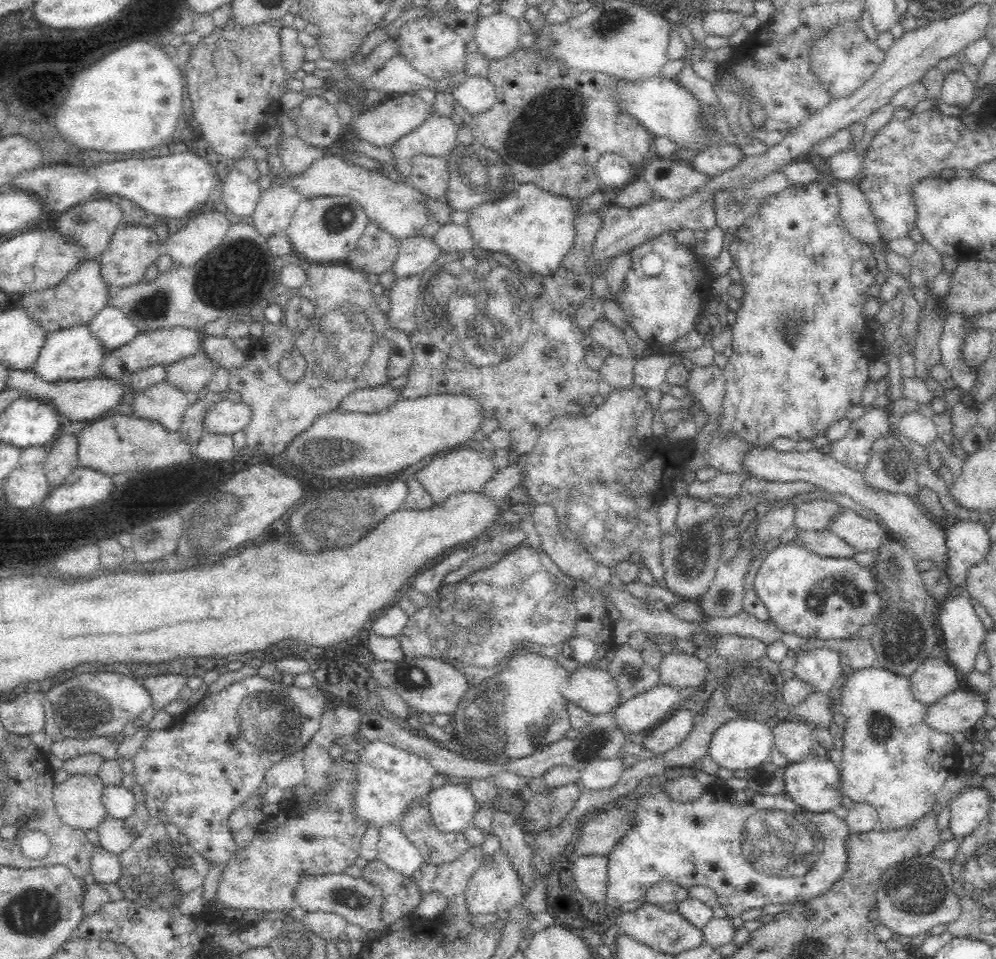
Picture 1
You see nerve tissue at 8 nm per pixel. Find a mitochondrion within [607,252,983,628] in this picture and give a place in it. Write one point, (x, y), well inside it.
(791, 320)

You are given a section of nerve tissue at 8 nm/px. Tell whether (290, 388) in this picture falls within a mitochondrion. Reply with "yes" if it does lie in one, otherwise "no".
no

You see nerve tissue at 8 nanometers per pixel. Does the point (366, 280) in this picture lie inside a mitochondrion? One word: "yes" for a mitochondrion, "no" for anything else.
no

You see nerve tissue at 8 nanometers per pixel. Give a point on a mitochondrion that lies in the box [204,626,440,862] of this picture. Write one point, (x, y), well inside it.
(270, 722)

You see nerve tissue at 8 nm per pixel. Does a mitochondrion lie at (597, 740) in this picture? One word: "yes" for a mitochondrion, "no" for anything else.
no

